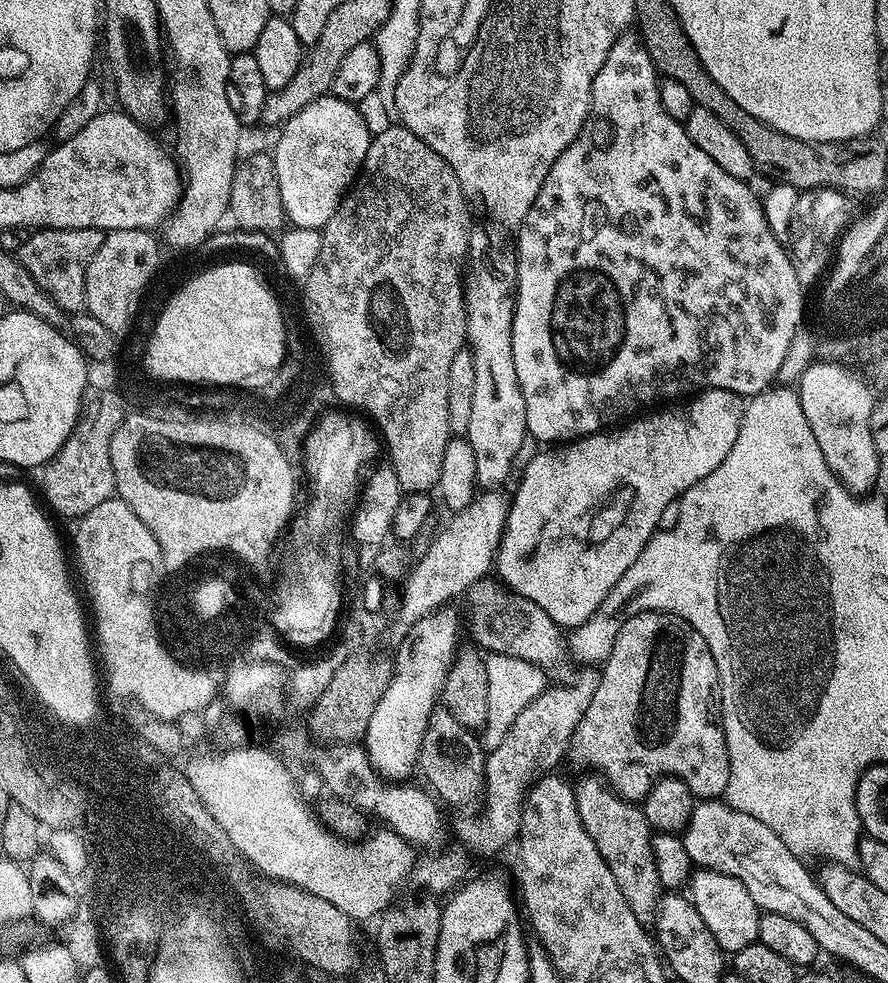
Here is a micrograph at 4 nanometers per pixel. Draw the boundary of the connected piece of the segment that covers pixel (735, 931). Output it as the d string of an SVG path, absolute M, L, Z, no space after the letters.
M700 868L689 876L686 892L698 914L702 914L702 922L706 922L710 934L714 934L714 942L718 942L718 946L725 954L746 950L746 946L757 943L758 922L762 911L750 898L746 886L737 878L715 872L714 869Z

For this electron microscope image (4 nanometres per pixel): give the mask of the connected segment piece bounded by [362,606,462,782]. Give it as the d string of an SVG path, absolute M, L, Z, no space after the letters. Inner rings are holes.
M452 606L438 608L426 618L414 622L399 644L400 649L394 655L393 678L378 706L374 706L374 715L370 717L370 726L366 726L362 741L376 773L393 782L407 781L411 777L408 775L417 771L428 720L441 699L448 672L462 644L460 620Z

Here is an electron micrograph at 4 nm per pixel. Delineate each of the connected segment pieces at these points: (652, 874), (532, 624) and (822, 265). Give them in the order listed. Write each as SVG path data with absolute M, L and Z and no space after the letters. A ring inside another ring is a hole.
M587 775L574 784L578 818L582 818L586 834L594 838L598 854L602 854L606 866L610 866L610 874L614 874L614 882L618 882L622 898L630 902L630 910L634 910L638 922L651 925L662 895L658 866L654 866L653 829L648 827L643 811L633 801L617 796L599 775Z
M482 584L471 589L468 599L472 604L472 632L483 651L493 655L522 658L542 670L556 667L566 656L566 642L553 619L533 600L515 594L503 602L505 593L496 586Z
M807 189L797 195L794 215L797 222L804 227L804 235L791 244L790 250L795 260L795 274L802 288L811 289L810 286L815 283L816 286L829 269L837 242L853 221L852 203L851 197L836 189Z

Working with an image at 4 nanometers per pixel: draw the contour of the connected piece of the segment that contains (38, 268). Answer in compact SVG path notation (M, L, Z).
M42 228L33 231L19 250L22 267L38 286L56 302L65 314L75 314L86 308L86 266L98 254L105 233L97 228Z

